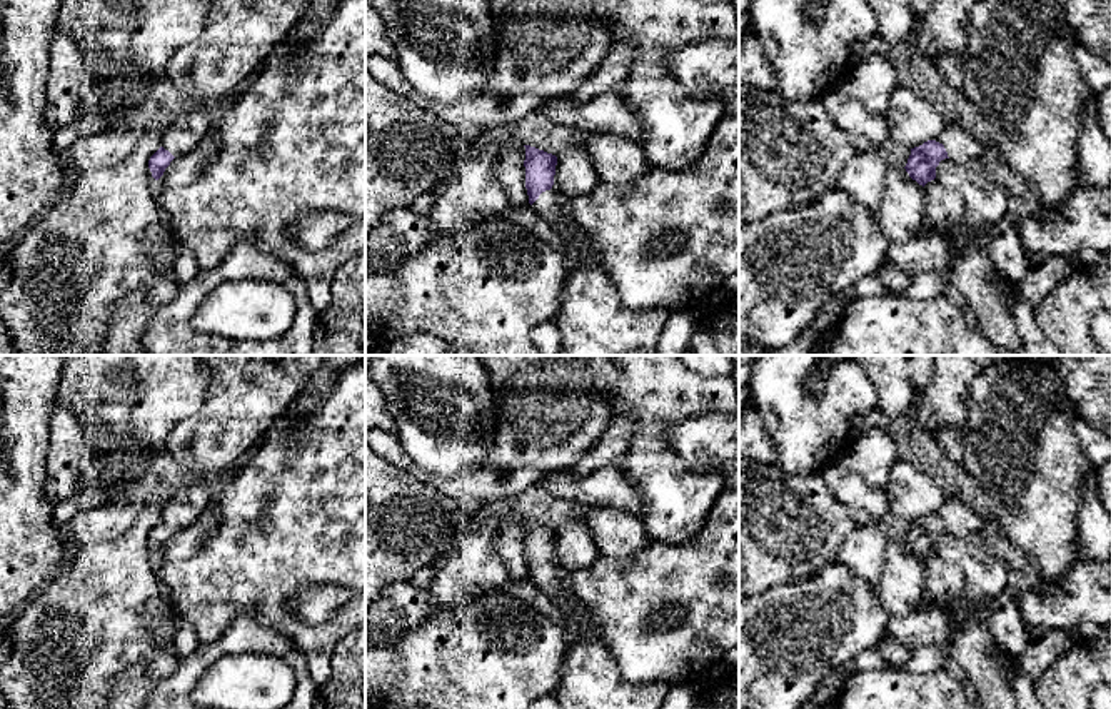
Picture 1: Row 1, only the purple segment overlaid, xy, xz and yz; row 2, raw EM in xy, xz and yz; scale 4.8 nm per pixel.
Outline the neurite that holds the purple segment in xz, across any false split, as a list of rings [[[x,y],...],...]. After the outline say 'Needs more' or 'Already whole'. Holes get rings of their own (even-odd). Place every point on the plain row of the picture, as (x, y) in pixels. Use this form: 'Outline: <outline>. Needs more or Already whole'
Outline: [[[530,519],[525,520],[525,562],[529,577],[561,611],[566,629],[579,641],[586,641],[591,626],[569,591],[569,574],[554,564],[557,530]]]. Needs more

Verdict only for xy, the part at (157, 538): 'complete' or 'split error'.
split error

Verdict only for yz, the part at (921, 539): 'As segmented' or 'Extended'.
Extended

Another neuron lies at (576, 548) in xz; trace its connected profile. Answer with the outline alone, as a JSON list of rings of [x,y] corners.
[[[579,517],[567,519],[557,529],[554,564],[559,564],[567,574],[591,566],[601,556],[592,534]]]

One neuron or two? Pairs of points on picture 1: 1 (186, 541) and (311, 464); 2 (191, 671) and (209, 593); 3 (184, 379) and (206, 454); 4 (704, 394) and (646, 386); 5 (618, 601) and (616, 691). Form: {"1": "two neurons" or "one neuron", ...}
{"1": "two neurons", "2": "two neurons", "3": "two neurons", "4": "one neuron", "5": "two neurons"}

